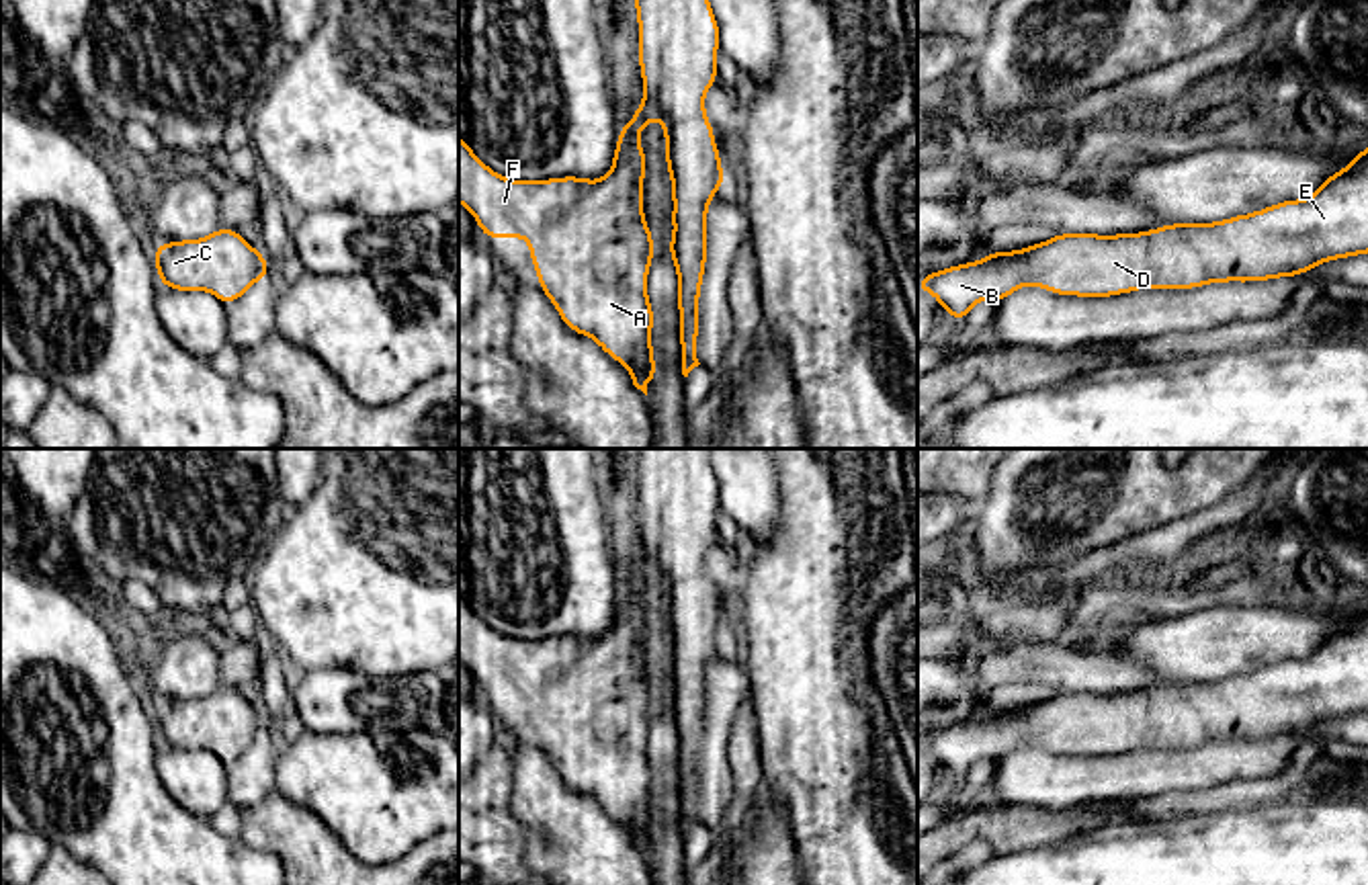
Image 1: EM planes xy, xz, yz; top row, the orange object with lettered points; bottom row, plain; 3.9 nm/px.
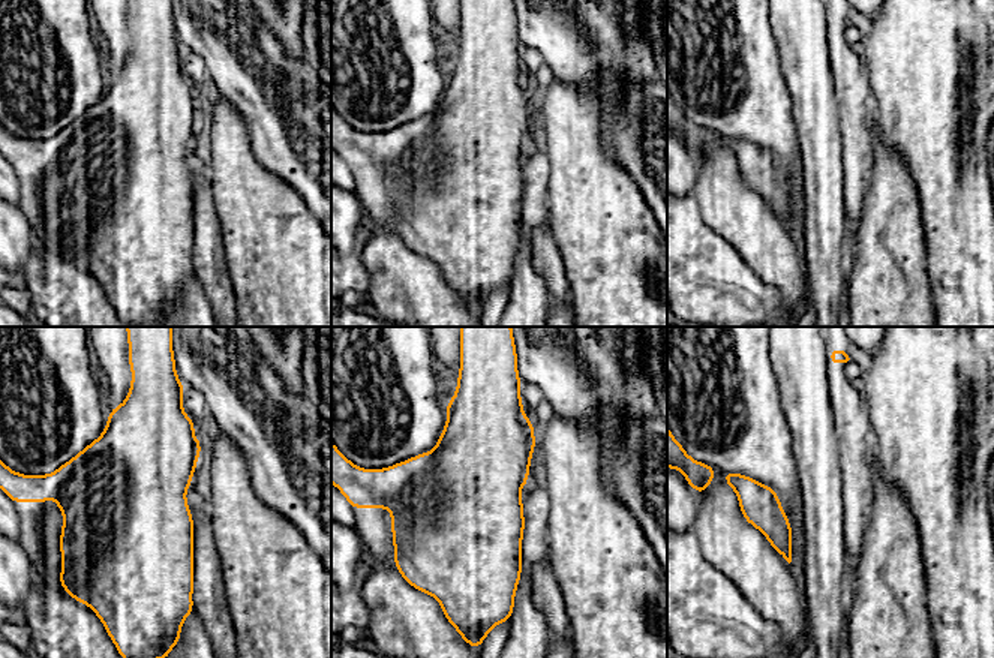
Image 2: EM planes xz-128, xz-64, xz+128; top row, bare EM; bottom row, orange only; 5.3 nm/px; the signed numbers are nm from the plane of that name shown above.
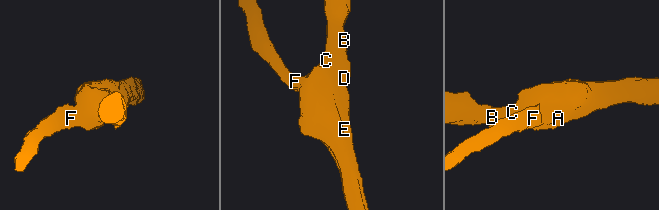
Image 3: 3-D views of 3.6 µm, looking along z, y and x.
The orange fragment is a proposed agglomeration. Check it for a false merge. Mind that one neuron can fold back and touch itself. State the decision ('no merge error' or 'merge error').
no merge error

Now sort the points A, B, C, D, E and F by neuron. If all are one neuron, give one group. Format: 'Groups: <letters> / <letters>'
Groups: A B C D E F

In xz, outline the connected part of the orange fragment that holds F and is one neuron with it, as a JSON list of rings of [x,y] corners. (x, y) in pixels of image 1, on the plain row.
[[[633,449],[639,481],[639,524],[645,559],[635,576],[621,584],[610,631],[600,639],[578,635],[549,639],[512,639],[487,627],[459,594],[459,662],[465,664],[489,697],[526,697],[528,713],[543,752],[557,766],[563,783],[596,799],[625,824],[633,844],[647,854],[657,834],[651,805],[653,768],[647,756],[647,731],[653,697],[643,674],[645,608],[637,594],[657,576],[664,578],[666,625],[672,637],[670,715],[678,729],[682,834],[698,826],[698,756],[707,723],[707,670],[727,637],[717,621],[715,590],[704,572],[704,553],[719,537],[719,483],[707,449]]]

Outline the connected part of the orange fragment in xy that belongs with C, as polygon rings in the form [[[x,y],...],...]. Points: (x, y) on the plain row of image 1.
[[[227,686],[201,699],[154,705],[154,717],[160,744],[176,750],[209,750],[221,762],[233,762],[258,738],[270,738],[264,713],[238,688]]]

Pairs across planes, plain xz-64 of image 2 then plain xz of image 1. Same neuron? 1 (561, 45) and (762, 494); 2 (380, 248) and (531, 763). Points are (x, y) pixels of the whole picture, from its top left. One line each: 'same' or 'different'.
1: same
2: same

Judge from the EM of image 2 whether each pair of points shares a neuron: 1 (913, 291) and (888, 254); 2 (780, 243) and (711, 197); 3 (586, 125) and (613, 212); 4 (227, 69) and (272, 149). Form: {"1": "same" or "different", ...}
{"1": "same", "2": "same", "3": "same", "4": "same"}

